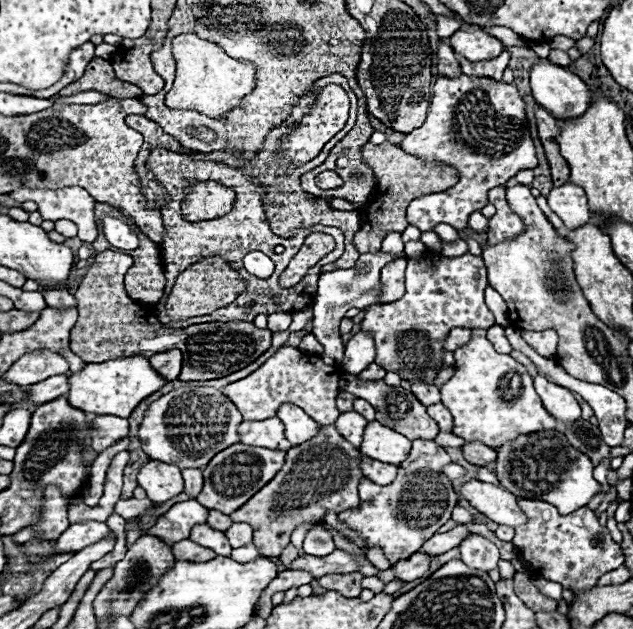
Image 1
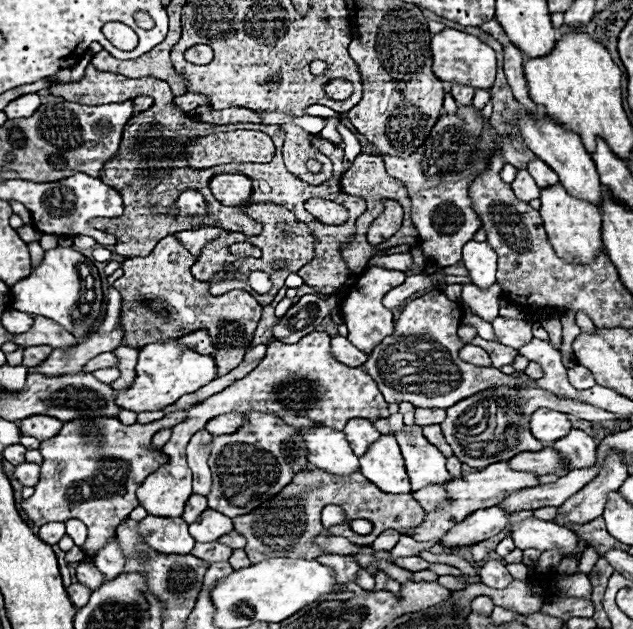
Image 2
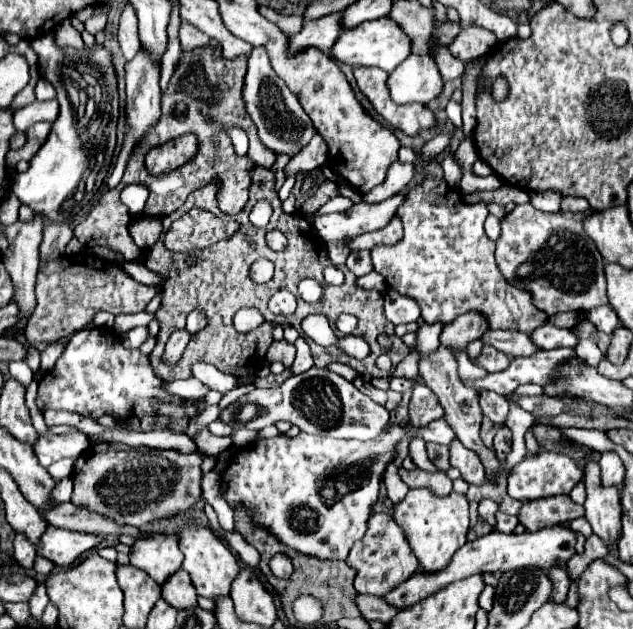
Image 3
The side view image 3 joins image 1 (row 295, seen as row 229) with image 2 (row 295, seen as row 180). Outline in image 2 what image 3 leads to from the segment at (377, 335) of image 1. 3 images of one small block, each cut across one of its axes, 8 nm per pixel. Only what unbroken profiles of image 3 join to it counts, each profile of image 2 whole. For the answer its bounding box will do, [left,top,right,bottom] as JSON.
[362,290,516,408]

